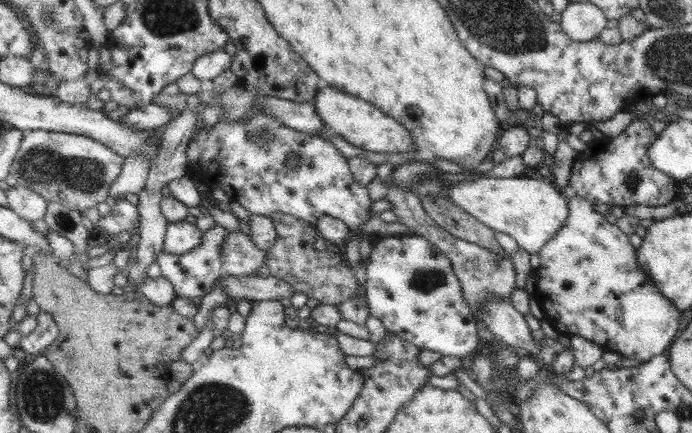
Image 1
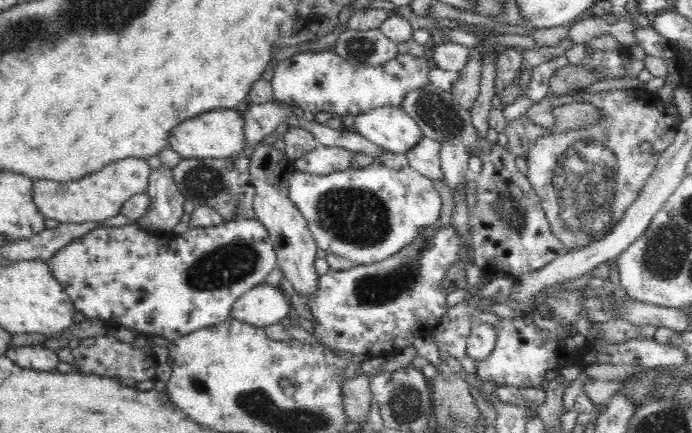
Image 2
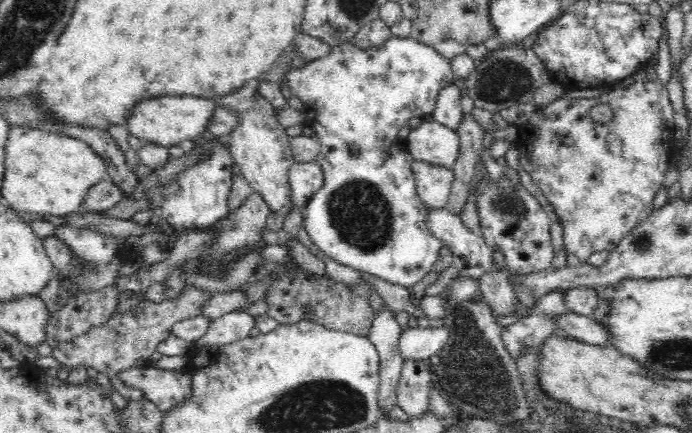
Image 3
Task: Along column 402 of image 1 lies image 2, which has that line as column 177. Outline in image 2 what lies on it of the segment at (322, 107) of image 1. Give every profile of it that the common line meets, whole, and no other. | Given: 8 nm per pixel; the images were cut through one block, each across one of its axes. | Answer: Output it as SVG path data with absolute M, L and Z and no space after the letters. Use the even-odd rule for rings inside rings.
M216 109L187 118L169 130L166 140L170 150L178 152L183 159L227 159L238 155L245 148L242 110Z

